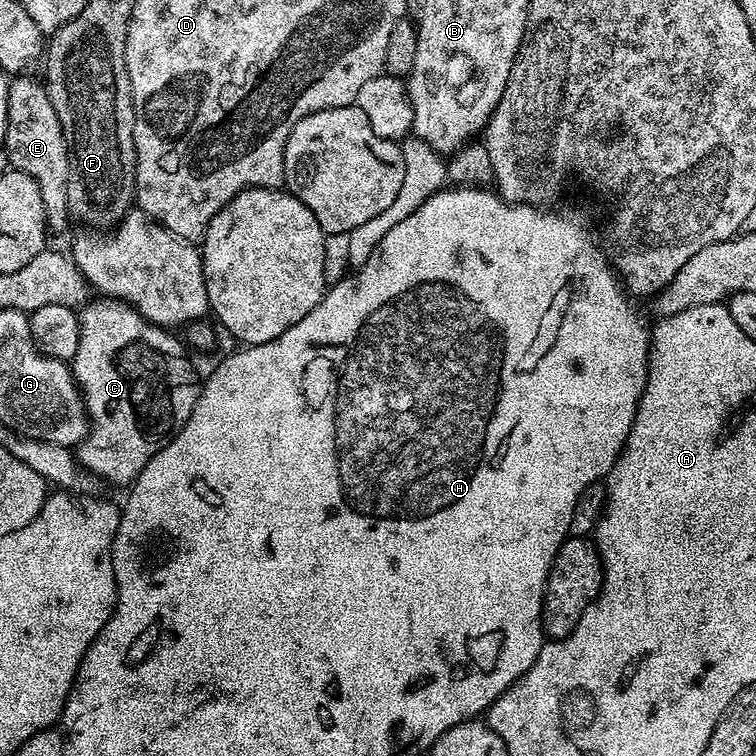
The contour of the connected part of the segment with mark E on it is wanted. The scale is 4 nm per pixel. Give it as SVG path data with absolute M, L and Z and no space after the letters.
M20 74L8 86L8 129L2 142L3 155L15 171L30 174L38 182L42 193L42 206L46 210L46 222L54 233L68 228L68 179L70 158L66 138L62 134L62 122L54 114L54 102L50 102L48 89L43 83L31 80L28 74Z

